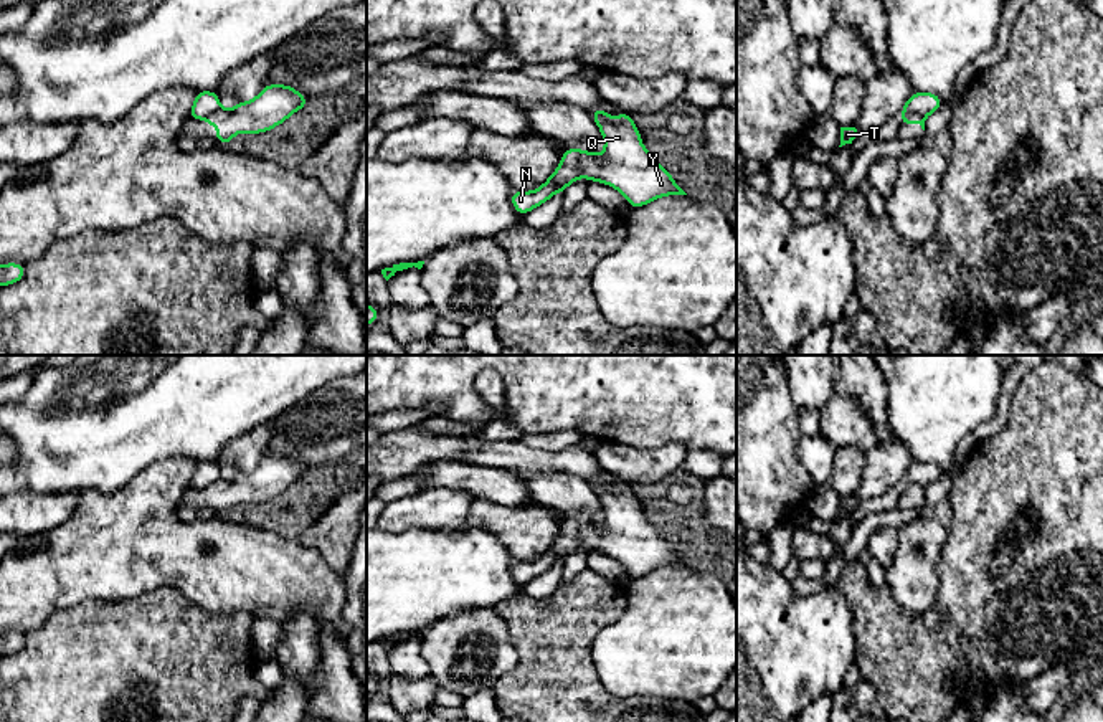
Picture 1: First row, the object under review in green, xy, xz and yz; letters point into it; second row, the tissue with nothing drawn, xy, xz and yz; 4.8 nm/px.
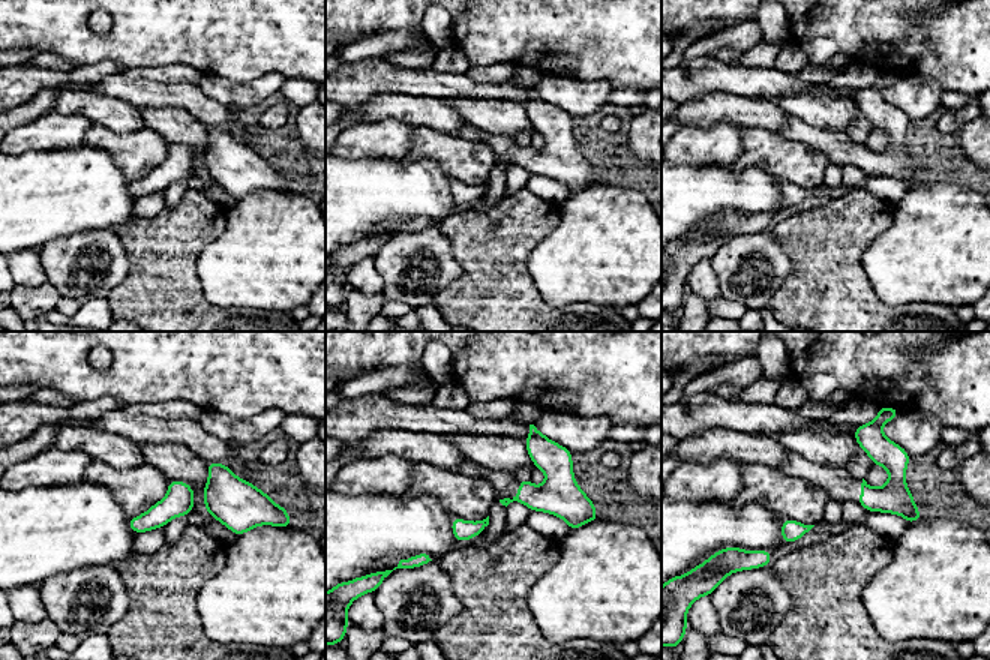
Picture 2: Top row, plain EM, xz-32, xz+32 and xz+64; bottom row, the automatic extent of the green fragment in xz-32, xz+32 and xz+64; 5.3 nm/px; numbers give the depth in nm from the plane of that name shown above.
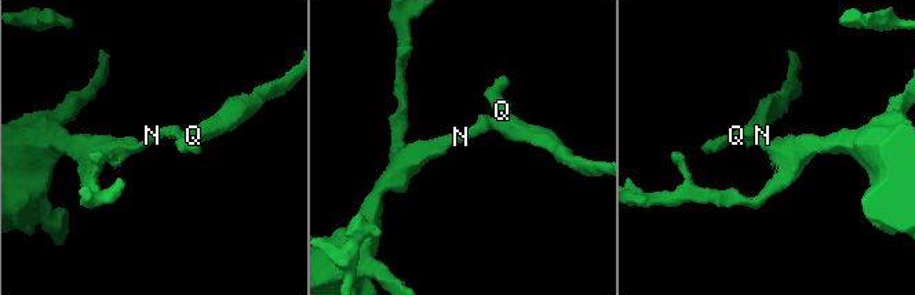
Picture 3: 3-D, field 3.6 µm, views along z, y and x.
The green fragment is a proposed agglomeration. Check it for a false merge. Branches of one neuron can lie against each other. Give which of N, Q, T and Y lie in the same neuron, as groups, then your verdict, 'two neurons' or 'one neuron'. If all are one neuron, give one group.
N / Q T Y | two neurons

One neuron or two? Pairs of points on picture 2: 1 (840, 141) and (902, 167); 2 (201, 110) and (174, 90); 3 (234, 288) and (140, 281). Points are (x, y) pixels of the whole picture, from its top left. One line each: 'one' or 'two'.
1: one
2: one
3: two

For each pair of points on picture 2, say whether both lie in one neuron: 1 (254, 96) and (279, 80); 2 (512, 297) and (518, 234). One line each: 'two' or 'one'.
1: one
2: one

